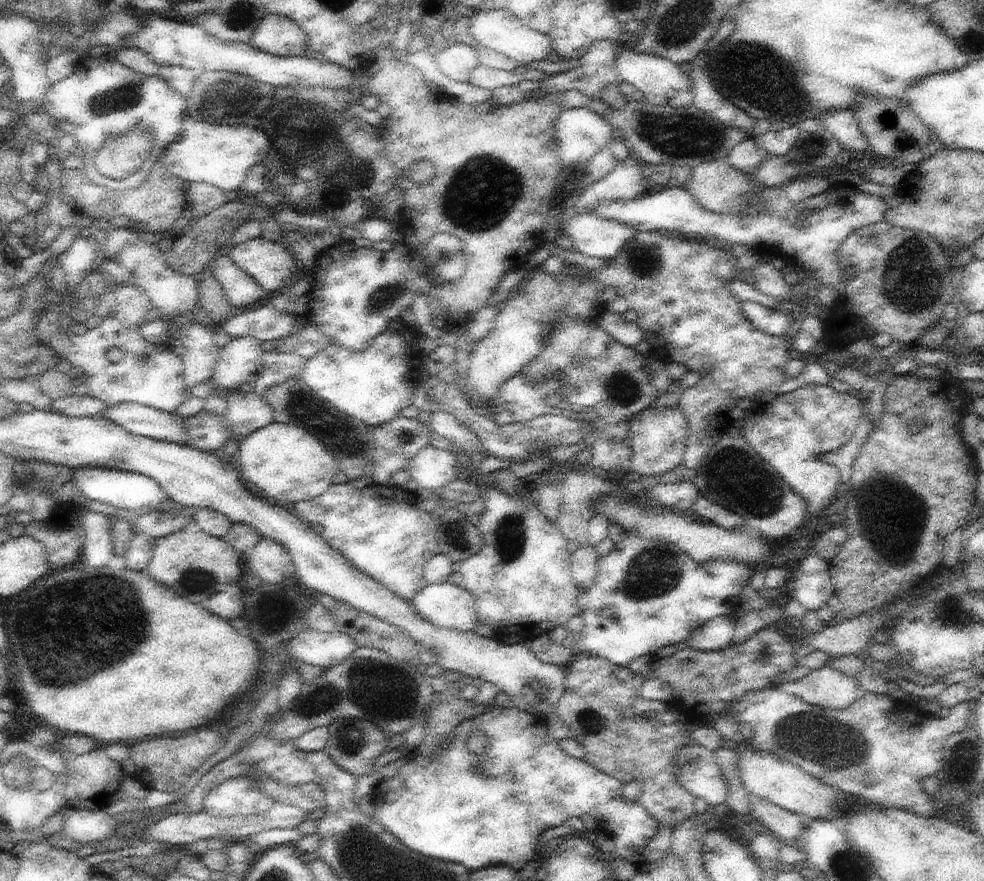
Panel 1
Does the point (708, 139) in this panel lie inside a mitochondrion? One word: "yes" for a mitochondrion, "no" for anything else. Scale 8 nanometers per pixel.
yes

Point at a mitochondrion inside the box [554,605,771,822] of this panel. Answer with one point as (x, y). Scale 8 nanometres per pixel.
(589, 720)

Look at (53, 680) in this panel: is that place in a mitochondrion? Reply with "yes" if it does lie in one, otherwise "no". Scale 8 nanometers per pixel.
no

